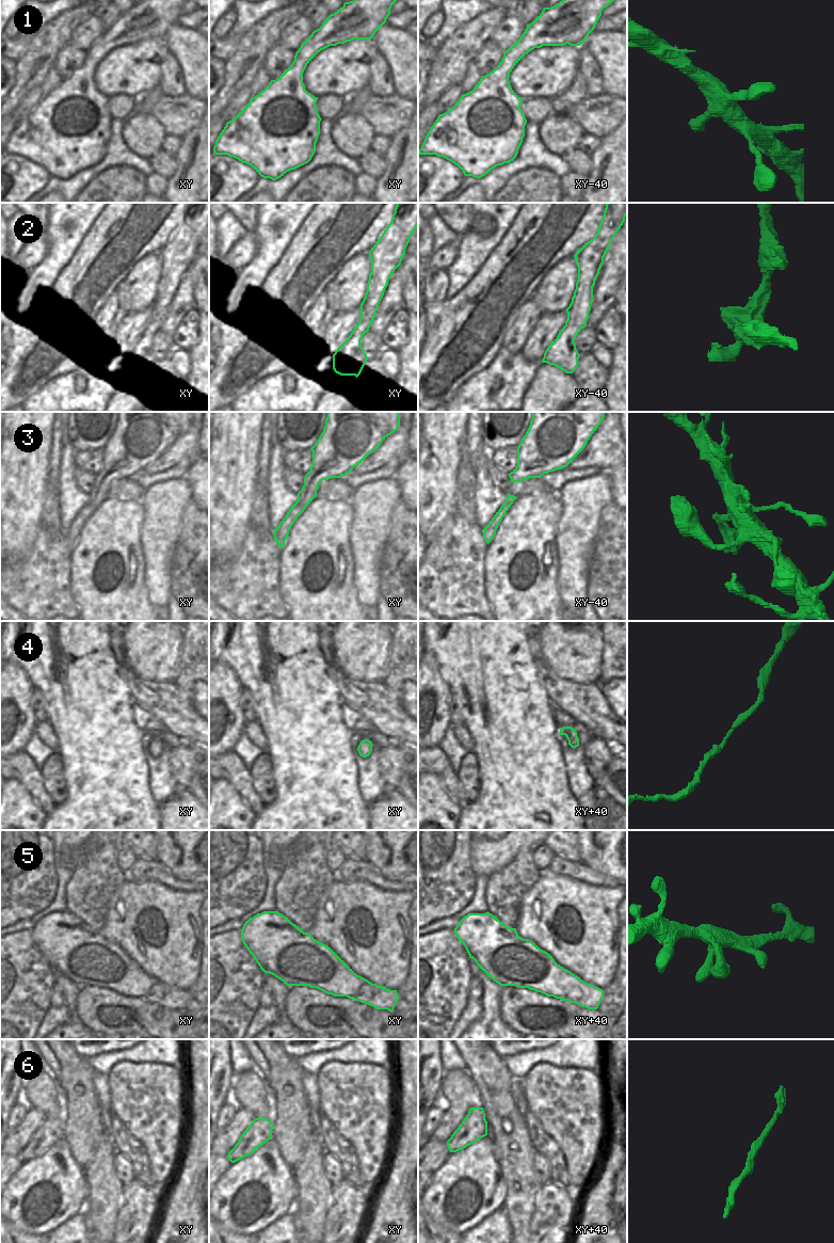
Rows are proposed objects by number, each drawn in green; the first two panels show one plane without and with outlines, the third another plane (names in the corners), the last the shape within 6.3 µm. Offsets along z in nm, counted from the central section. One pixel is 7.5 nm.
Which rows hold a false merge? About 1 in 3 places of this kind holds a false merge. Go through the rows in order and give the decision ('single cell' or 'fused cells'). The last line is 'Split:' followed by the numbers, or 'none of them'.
1: single cell
2: single cell
3: fused cells
4: single cell
5: single cell
6: fused cells
Split: 3, 6

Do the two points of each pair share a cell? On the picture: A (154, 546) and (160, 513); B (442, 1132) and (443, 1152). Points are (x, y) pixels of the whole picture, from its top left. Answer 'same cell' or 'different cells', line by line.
A: same cell
B: different cells

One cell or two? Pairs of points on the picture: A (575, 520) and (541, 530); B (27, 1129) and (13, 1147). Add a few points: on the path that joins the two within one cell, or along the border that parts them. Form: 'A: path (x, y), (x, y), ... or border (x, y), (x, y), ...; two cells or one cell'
A: border (561, 500), (561, 516), (556, 530), (557, 551); two cells
B: path (22, 1133), (14, 1143); one cell

